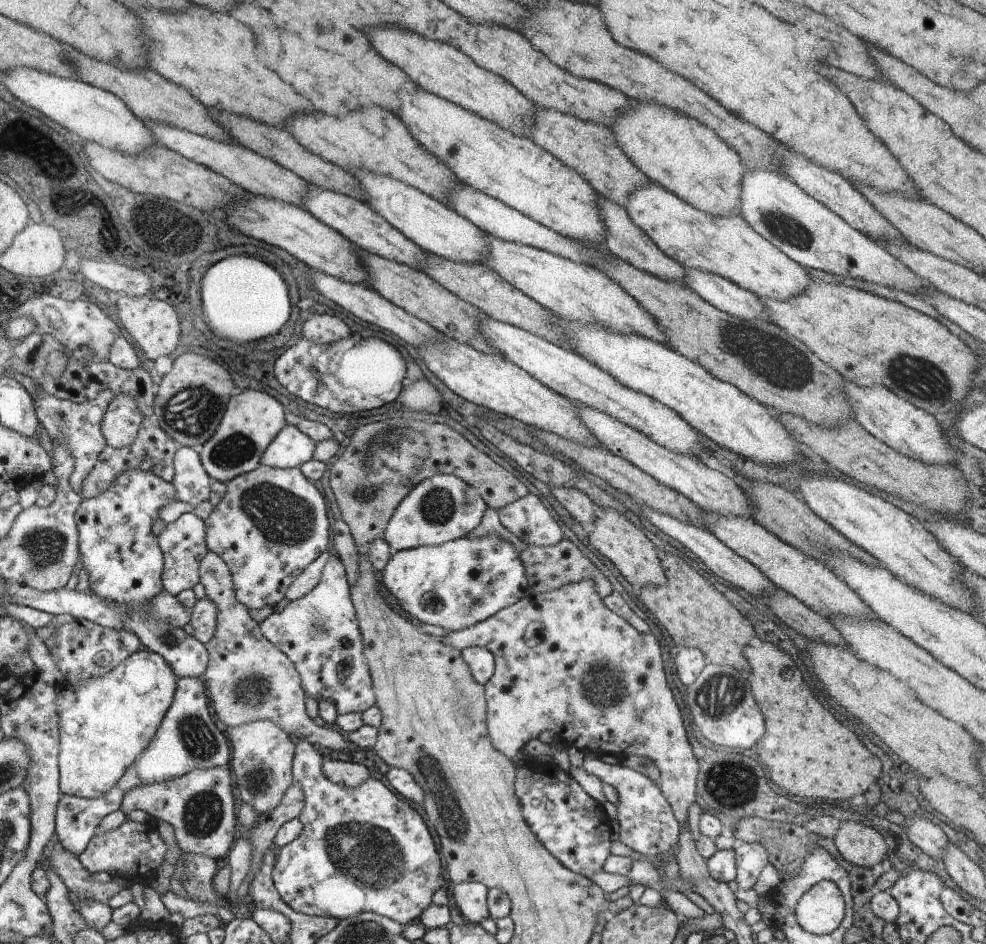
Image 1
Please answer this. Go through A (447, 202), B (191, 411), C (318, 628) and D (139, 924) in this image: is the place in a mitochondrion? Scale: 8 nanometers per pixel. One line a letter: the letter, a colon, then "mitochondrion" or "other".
A: other
B: mitochondrion
C: mitochondrion
D: other

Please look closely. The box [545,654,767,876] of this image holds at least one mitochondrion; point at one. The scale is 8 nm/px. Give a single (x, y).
(721, 695)

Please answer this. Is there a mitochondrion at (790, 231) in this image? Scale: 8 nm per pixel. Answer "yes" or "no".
yes

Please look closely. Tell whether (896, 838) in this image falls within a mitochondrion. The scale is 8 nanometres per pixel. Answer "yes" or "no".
no

